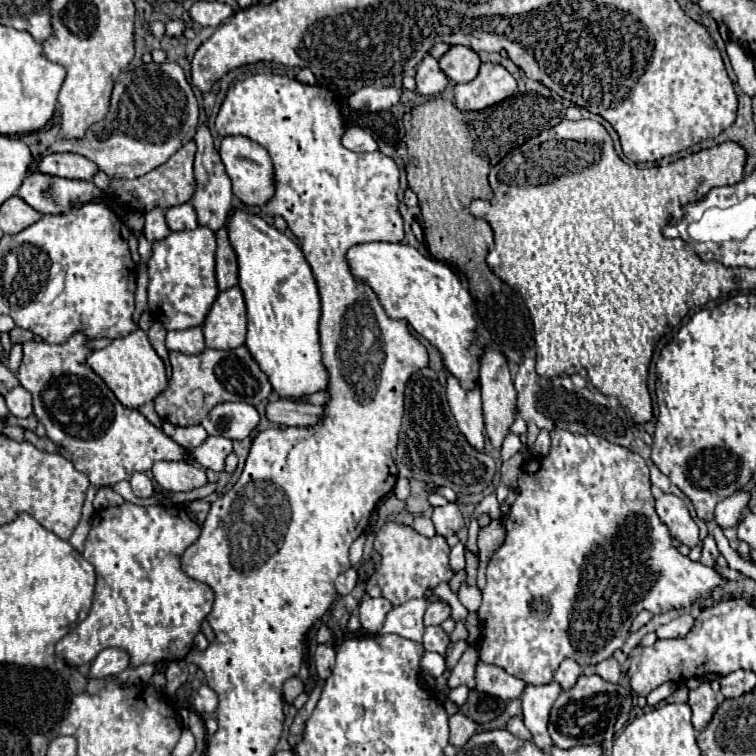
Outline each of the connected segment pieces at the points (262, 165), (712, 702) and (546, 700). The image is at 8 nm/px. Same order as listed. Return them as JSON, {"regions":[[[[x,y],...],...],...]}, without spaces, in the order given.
{"regions":[[[[227,135],[227,137],[221,137],[219,155],[233,183],[233,195],[239,197],[241,203],[249,207],[253,205],[261,207],[273,197],[273,165],[271,165],[271,157],[265,147],[261,147],[259,143],[243,135]]],[[[705,681],[697,689],[689,691],[689,701],[687,703],[689,703],[691,711],[693,711],[693,727],[695,727],[695,731],[701,731],[709,723],[713,711],[717,709],[715,691]]],[[[555,681],[547,685],[525,685],[523,689],[523,695],[521,695],[523,723],[531,731],[533,743],[539,749],[553,747],[547,733],[547,721],[549,721],[549,711],[559,693],[561,693],[561,687]]]]}

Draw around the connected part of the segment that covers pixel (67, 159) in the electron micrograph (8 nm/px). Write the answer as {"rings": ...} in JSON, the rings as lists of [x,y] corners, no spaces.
{"rings":[[[51,153],[41,159],[39,171],[47,175],[67,177],[67,179],[85,179],[91,181],[97,173],[97,165],[83,155],[75,153]]]}

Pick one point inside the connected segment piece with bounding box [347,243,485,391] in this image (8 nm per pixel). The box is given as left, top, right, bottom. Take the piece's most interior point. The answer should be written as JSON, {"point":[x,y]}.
{"point":[426,293]}

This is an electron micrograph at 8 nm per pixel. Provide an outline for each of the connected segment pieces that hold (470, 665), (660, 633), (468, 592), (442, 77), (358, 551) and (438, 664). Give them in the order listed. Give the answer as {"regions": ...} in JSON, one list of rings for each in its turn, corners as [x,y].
{"regions":[[[[467,647],[465,653],[461,655],[459,663],[457,663],[457,665],[453,667],[453,671],[451,671],[449,689],[455,689],[455,687],[459,687],[459,685],[463,685],[463,683],[465,683],[469,689],[475,687],[473,675],[475,675],[475,663],[477,663],[477,659],[479,659],[477,649],[475,649],[475,647]]],[[[685,613],[685,615],[681,615],[681,617],[673,619],[671,623],[661,625],[655,633],[657,633],[657,637],[661,637],[661,639],[671,639],[671,637],[683,637],[683,635],[687,635],[691,627],[693,627],[693,617],[691,617],[689,613]]],[[[465,583],[461,585],[461,597],[465,597],[465,609],[477,611],[481,605],[481,591],[479,587],[467,587]]],[[[425,55],[425,59],[417,67],[415,79],[417,79],[417,93],[425,97],[433,97],[441,93],[449,83],[447,75],[441,71],[439,61],[433,55]]],[[[365,535],[357,537],[357,539],[353,541],[353,545],[351,545],[351,555],[349,555],[349,559],[351,559],[353,565],[357,565],[357,563],[361,561],[361,557],[363,557],[363,547],[365,547]]],[[[425,653],[423,661],[421,661],[421,669],[431,677],[439,677],[445,671],[445,659],[435,653]]]]}

